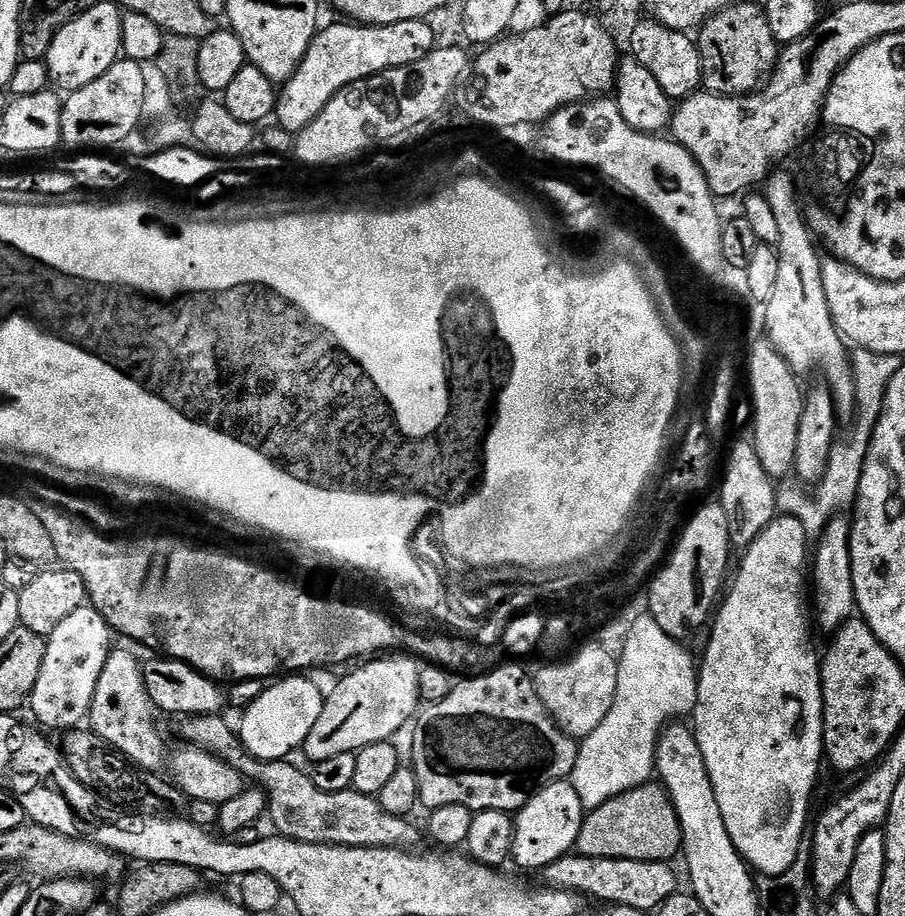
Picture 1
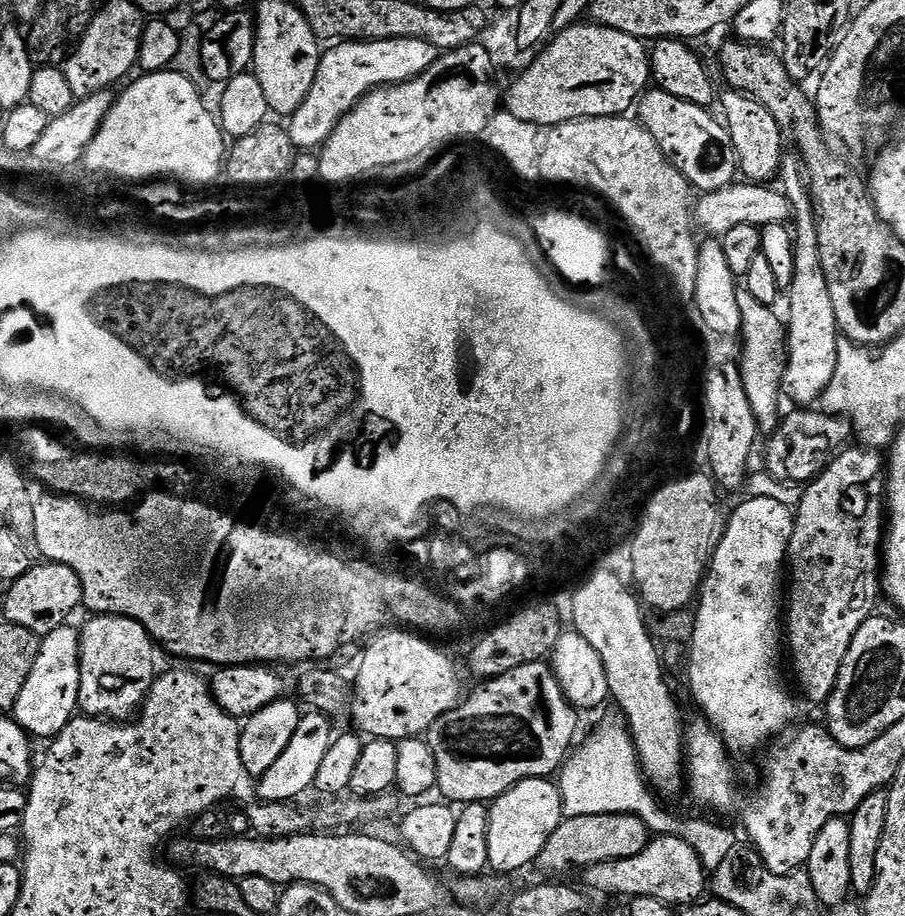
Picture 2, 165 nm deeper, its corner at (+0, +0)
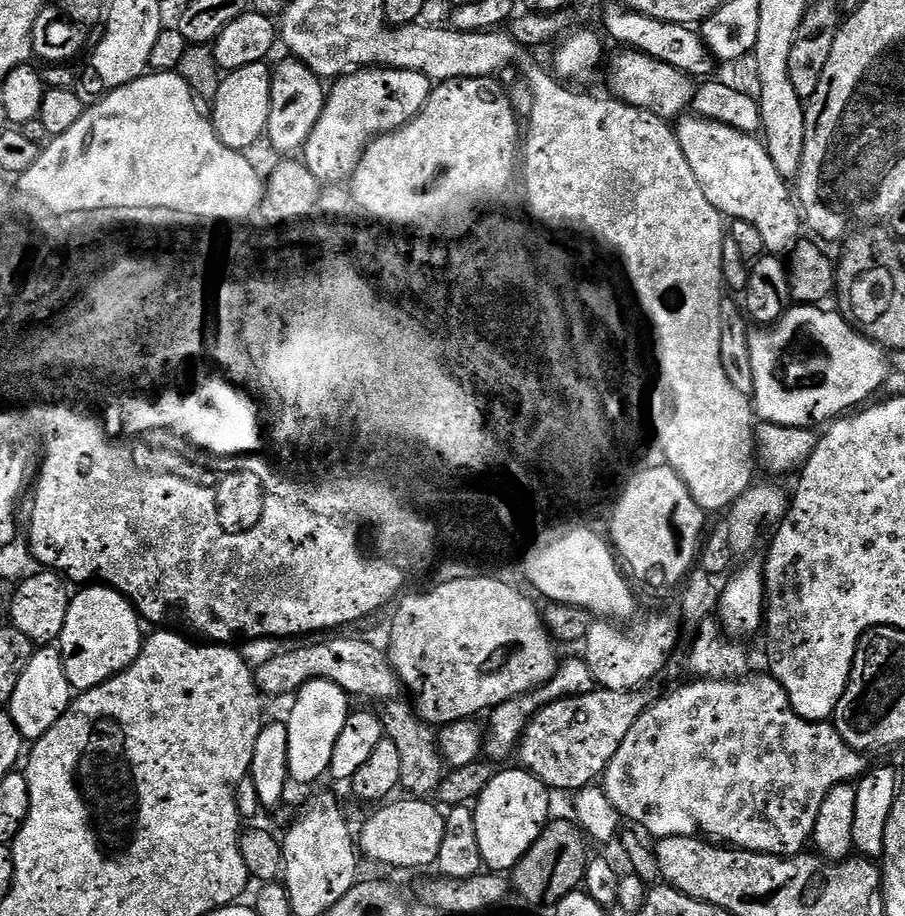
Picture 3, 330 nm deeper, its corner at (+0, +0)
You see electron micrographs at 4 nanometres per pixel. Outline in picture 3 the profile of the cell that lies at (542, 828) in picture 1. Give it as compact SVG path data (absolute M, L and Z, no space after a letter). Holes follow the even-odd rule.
M520 766L515 767L505 772L497 771L474 801L474 830L478 834L480 859L485 869L496 874L511 873L550 823L550 789L531 772Z

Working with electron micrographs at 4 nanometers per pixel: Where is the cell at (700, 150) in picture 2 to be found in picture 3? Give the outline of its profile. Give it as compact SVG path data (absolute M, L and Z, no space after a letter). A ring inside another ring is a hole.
M695 114L679 117L675 121L674 131L678 146L682 146L684 160L690 162L690 170L694 170L694 178L698 178L698 186L702 186L702 194L706 194L710 206L717 208L729 221L750 222L762 234L762 242L769 253L791 253L802 236L802 213L794 199L789 181L784 180L782 174L778 174L778 166L774 166L763 143L753 133L739 132L722 122L707 120Z

